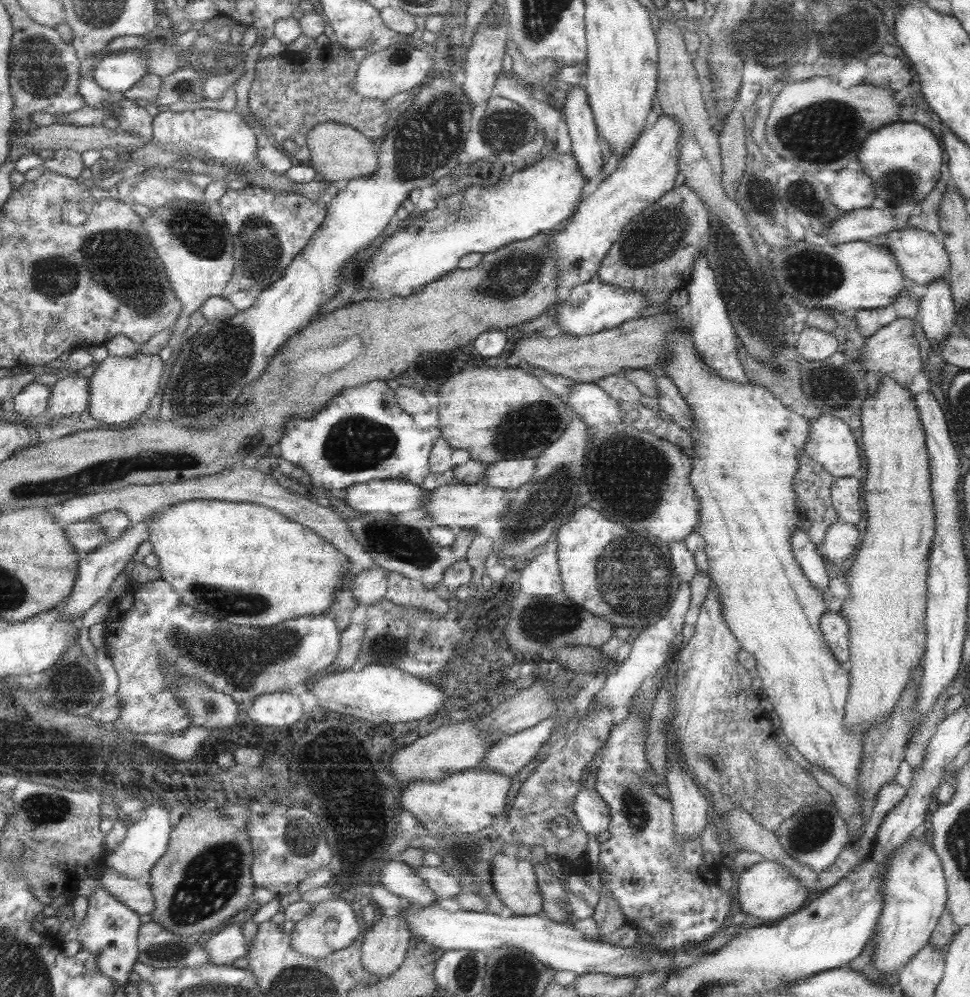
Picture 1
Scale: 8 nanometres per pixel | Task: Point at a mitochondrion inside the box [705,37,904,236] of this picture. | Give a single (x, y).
(818, 134)

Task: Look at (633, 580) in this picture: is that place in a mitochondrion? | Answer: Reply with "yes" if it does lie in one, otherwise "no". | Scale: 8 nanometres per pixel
yes

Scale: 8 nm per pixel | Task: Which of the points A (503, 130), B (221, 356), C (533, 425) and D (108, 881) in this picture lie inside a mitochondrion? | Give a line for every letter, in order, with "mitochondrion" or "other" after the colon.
A: mitochondrion
B: mitochondrion
C: mitochondrion
D: other

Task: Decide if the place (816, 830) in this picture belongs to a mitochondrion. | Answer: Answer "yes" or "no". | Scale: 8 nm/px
yes

